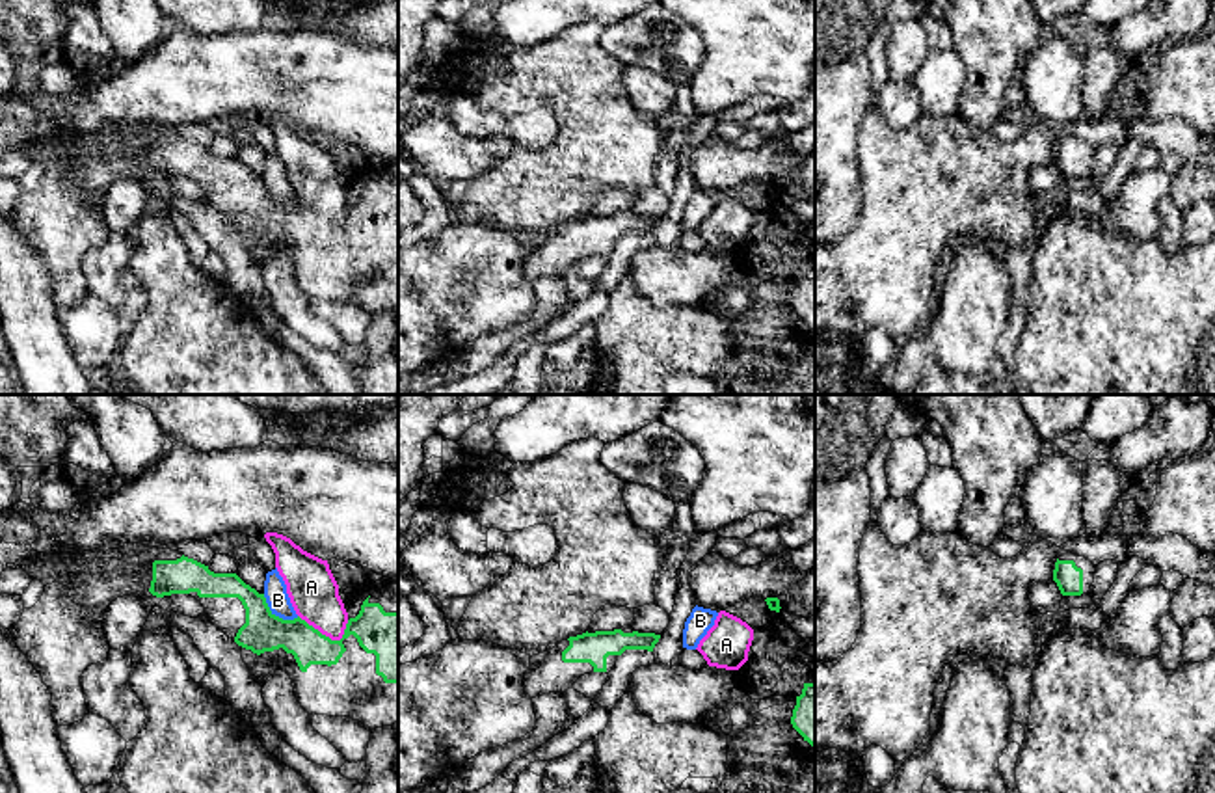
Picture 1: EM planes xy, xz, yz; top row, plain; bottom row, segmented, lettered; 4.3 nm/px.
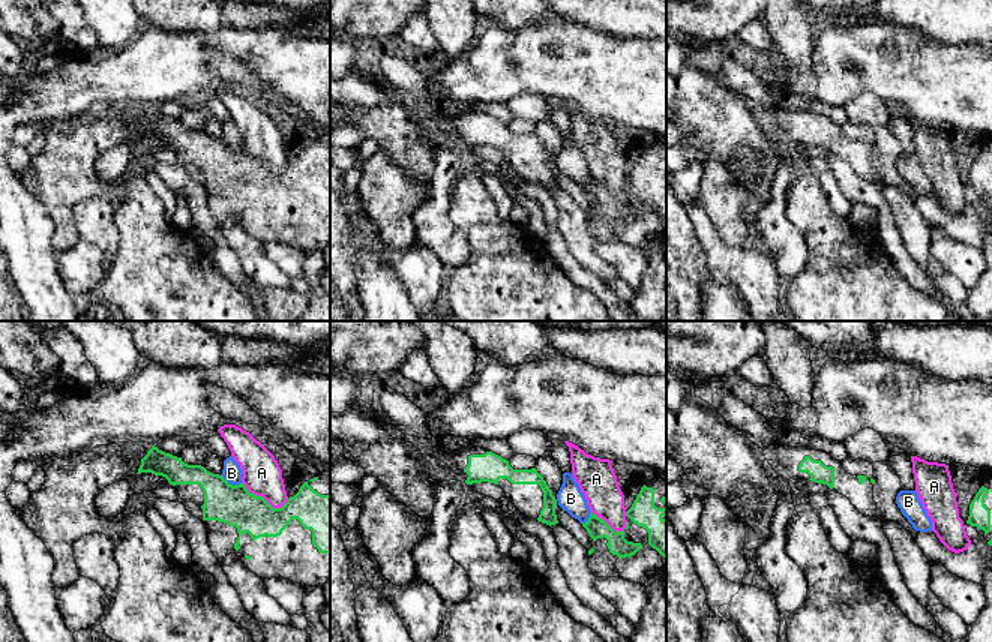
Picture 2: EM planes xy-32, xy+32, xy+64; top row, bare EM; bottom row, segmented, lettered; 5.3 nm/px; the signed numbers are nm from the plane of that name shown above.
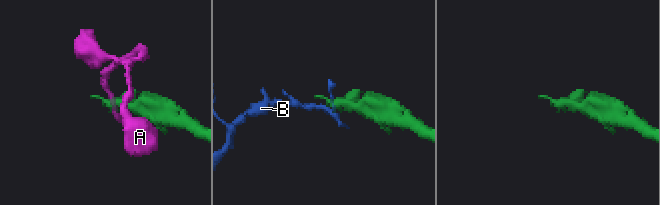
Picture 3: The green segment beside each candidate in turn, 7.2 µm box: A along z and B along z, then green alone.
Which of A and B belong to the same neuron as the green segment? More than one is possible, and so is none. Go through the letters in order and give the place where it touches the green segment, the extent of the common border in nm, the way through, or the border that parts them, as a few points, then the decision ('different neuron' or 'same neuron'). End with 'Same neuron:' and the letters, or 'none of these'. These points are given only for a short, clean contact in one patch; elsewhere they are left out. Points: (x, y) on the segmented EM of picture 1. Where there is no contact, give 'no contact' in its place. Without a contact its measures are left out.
A: xy (328, 637) | 220 nm | different neuron
B: xy (278, 617) | 190 nm | along xy (263, 594), (276, 615), (283, 618), (298, 617) | different neuron
Same neuron: none of these

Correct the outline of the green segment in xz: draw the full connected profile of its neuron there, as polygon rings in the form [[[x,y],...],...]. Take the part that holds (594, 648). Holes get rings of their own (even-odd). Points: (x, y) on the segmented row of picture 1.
[[[631,625],[614,631],[582,633],[562,640],[553,650],[532,655],[523,687],[530,698],[566,692],[590,672],[610,672],[625,650],[653,652],[661,635],[638,633]]]

